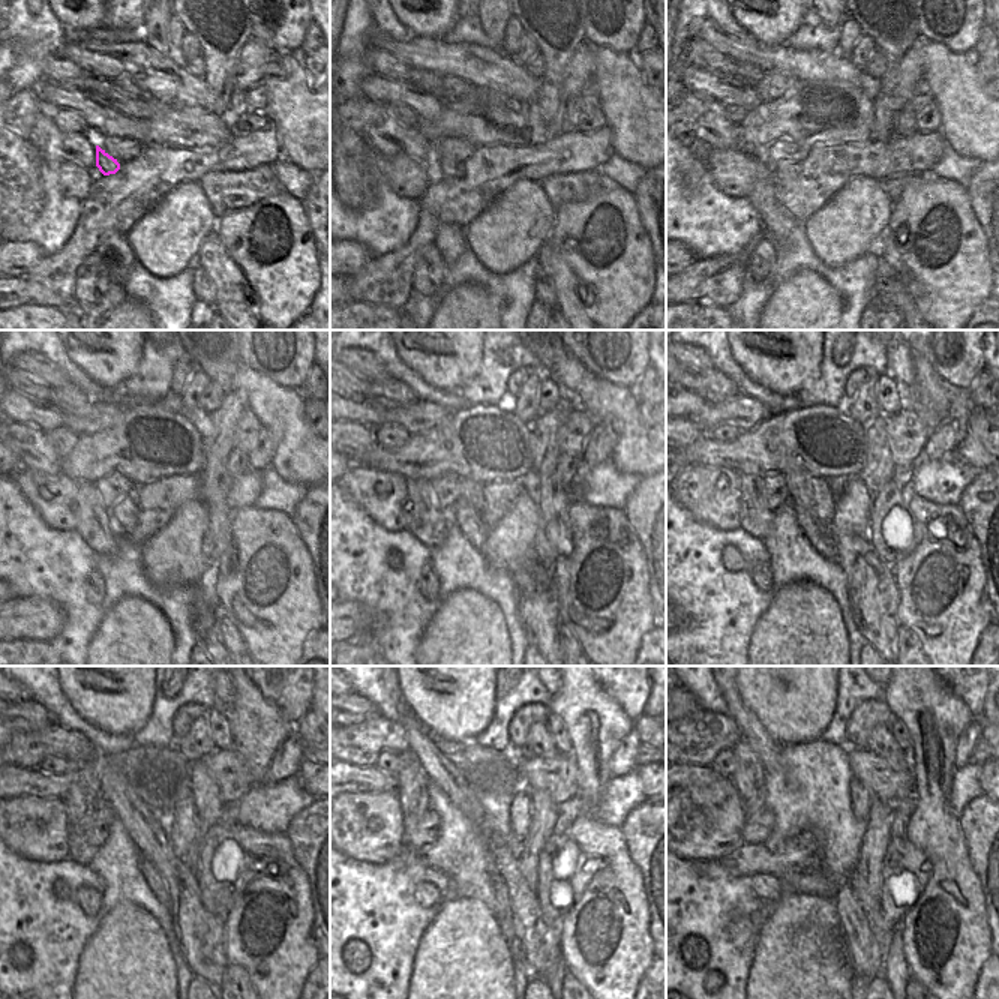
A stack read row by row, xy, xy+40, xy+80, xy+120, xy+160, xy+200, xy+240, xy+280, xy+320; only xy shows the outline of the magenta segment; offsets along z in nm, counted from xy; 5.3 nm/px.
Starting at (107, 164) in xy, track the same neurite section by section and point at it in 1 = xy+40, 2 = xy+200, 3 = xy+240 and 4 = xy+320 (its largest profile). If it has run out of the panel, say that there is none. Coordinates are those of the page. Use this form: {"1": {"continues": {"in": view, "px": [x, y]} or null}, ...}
{"1": {"continues": {"in": "xy+40", "px": [446, 167]}}, "2": {"continues": {"in": "xy+200", "px": [819, 537]}}, "3": {"continues": {"in": "xy+240", "px": [153, 879]}}, "4": {"continues": {"in": "xy+320", "px": [864, 954]}}}

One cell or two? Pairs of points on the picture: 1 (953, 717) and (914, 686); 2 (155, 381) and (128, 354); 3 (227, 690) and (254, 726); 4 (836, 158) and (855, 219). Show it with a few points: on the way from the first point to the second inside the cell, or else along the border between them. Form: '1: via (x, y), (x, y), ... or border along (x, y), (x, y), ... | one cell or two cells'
1: via (944, 716), (923, 695) | one cell
2: border along (144, 345), (137, 369), (114, 390) | two cells
3: border along (231, 681), (233, 701), (224, 713) | two cells
4: border along (879, 180), (852, 177), (818, 209) | two cells

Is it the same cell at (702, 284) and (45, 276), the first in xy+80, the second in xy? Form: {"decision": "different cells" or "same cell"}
{"decision": "same cell"}

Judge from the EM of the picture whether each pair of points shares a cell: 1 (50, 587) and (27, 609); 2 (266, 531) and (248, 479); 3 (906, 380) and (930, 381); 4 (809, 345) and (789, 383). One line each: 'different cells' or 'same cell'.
1: different cells
2: different cells
3: different cells
4: same cell

